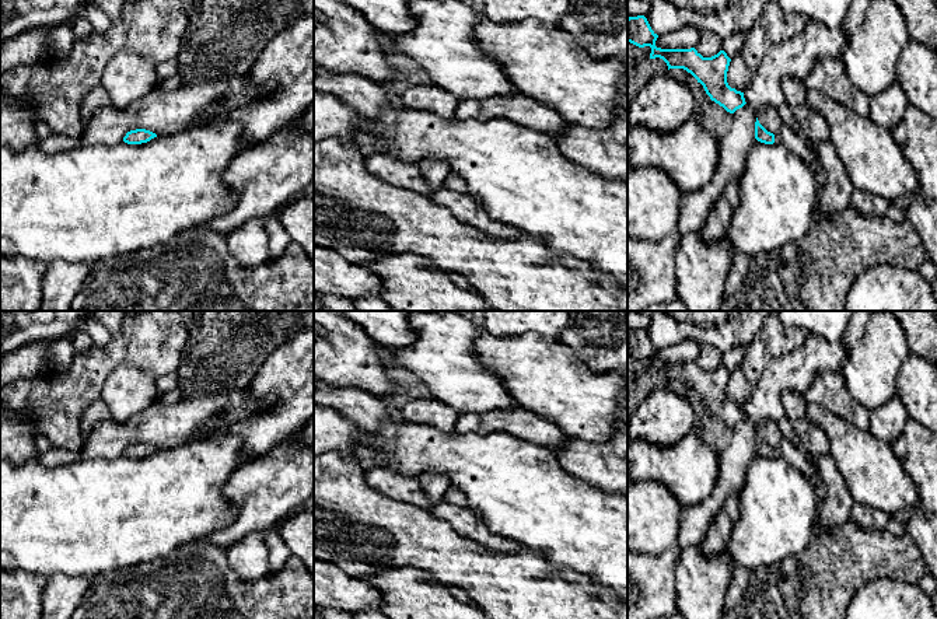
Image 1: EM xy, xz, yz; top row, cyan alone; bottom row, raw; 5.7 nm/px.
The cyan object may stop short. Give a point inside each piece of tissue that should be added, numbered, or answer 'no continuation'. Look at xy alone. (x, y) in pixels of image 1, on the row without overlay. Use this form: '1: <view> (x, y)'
no continuation

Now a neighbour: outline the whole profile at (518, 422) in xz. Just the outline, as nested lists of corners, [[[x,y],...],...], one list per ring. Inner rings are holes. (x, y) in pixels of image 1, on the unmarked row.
[[[520,406],[483,413],[459,413],[455,424],[455,433],[458,434],[483,436],[493,431],[507,431],[550,450],[559,448],[570,438],[557,424]]]

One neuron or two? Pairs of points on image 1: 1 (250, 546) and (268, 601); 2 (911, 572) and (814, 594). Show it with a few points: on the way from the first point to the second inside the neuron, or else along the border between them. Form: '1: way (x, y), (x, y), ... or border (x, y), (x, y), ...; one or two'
1: border (264, 576), (252, 583); two
2: way (887, 566), (842, 566), (838, 570); one

